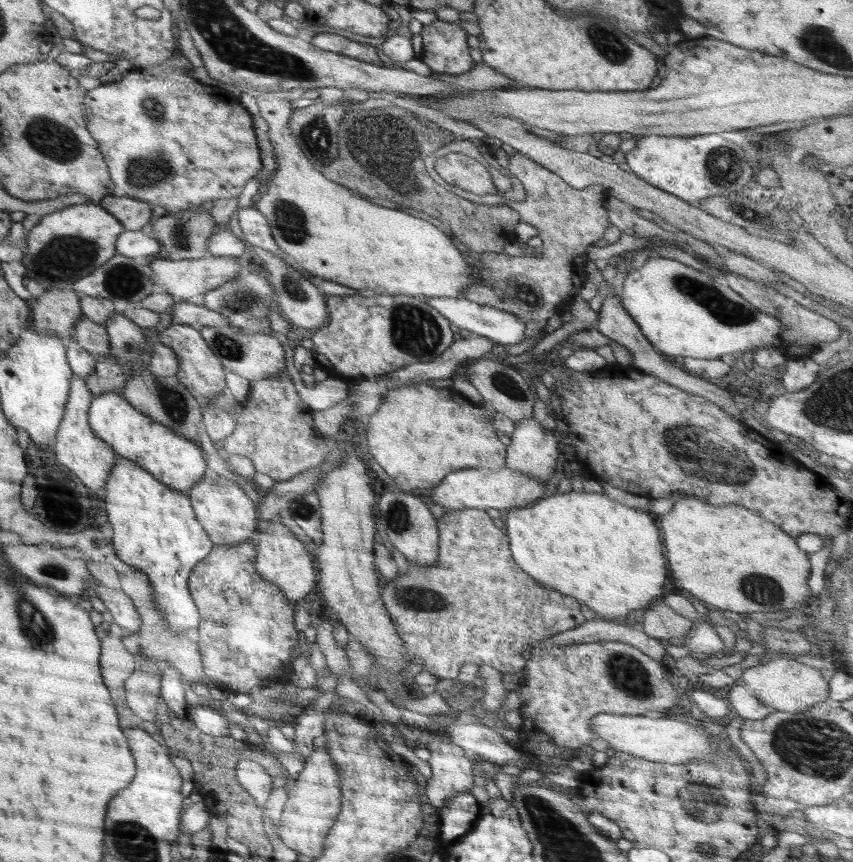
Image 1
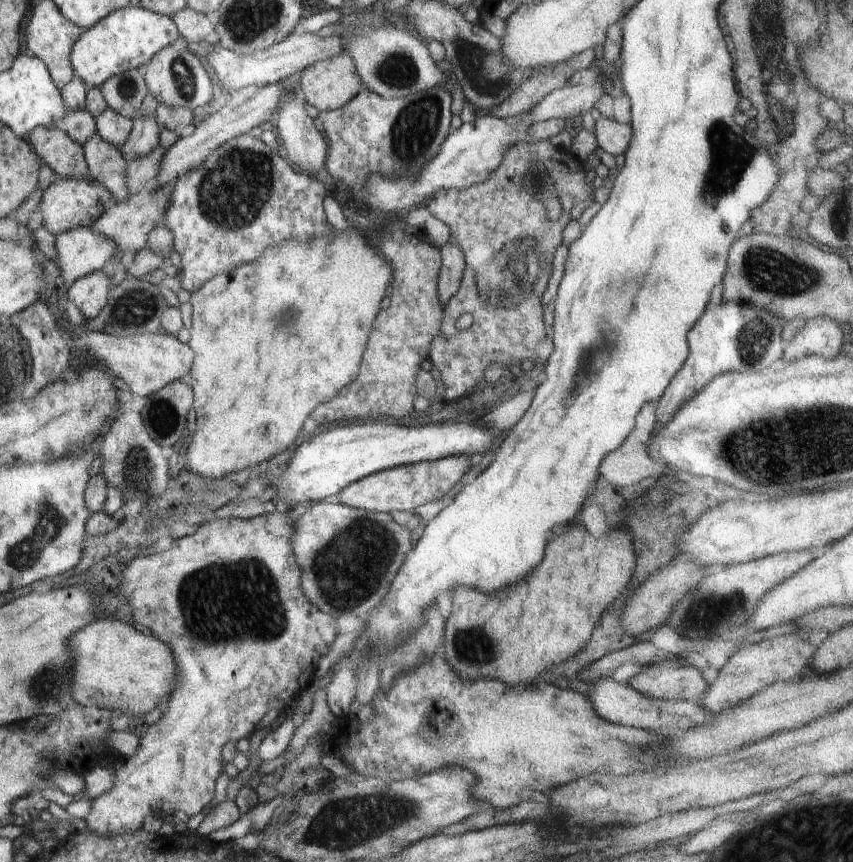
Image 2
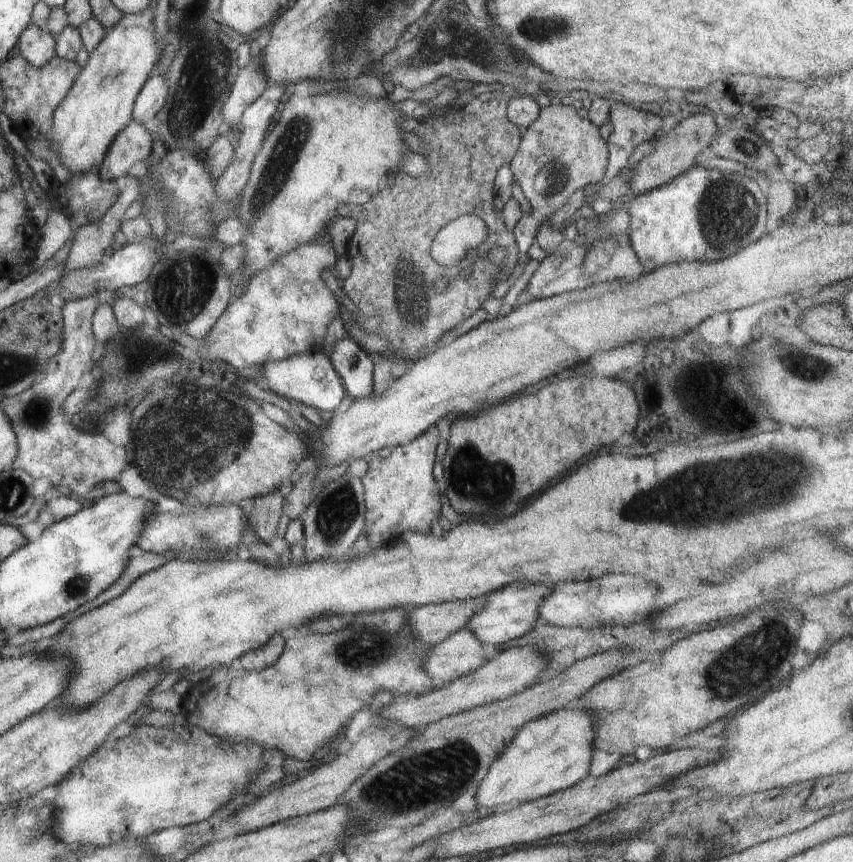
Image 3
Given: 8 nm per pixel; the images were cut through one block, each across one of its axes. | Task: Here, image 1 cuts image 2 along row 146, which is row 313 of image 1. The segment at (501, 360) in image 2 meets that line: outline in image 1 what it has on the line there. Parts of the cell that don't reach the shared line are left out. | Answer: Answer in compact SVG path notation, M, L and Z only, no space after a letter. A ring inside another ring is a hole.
M514 151L514 155L509 158L507 168L510 174L513 174L523 184L527 194L522 201L516 201L510 206L524 222L538 230L543 242L543 252L529 257L510 256L502 252L497 253L495 259L494 256L488 256L488 254L474 256L474 271L479 276L478 284L492 287L499 292L504 301L503 309L524 321L526 326L524 340L530 340L541 333L544 335L546 322L555 315L557 309L569 308L569 302L587 282L585 268L589 258L586 246L598 242L606 232L609 216L605 209L605 200L608 197L608 190L601 184L593 184L582 190L572 188L564 182L563 178L517 151ZM518 275L532 278L541 288L543 305L537 311L526 312L514 304L512 298L507 297L506 289L508 289L509 282Z

